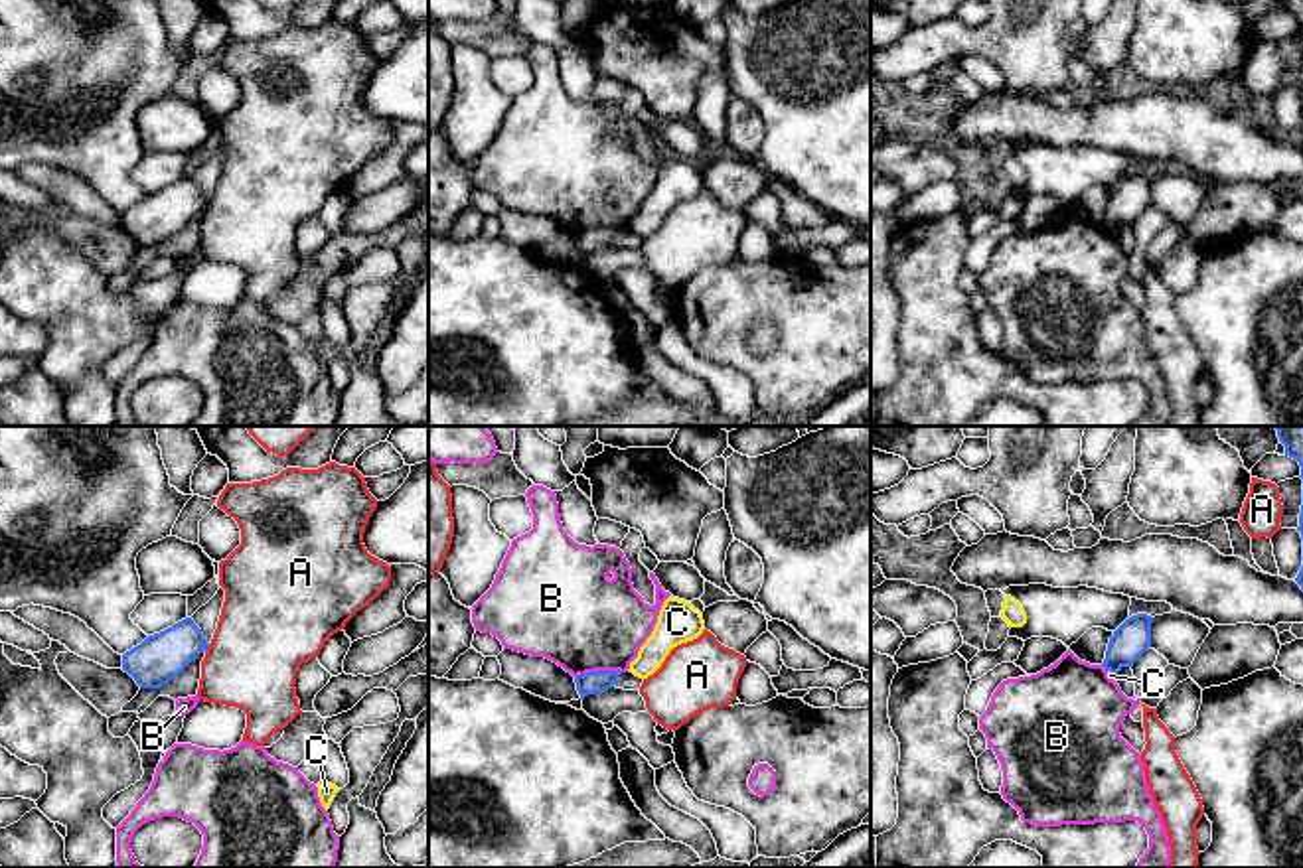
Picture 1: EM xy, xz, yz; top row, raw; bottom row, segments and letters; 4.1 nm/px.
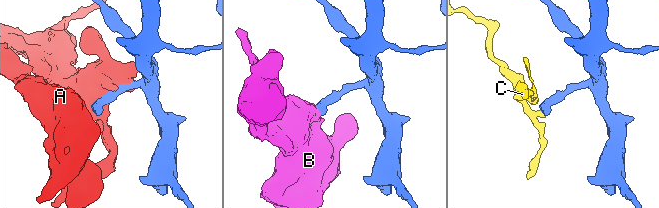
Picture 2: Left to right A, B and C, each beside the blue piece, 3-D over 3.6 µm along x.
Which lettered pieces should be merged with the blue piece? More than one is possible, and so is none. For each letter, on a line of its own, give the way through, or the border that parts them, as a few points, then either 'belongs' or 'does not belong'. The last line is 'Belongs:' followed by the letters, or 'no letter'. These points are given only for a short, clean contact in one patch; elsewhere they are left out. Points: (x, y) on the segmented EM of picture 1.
A: does not belong
B: does not belong
C: border yz (1108, 669), (1114, 675); does not belong
Belongs: no letter

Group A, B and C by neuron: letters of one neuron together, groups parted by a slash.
A / B / C

